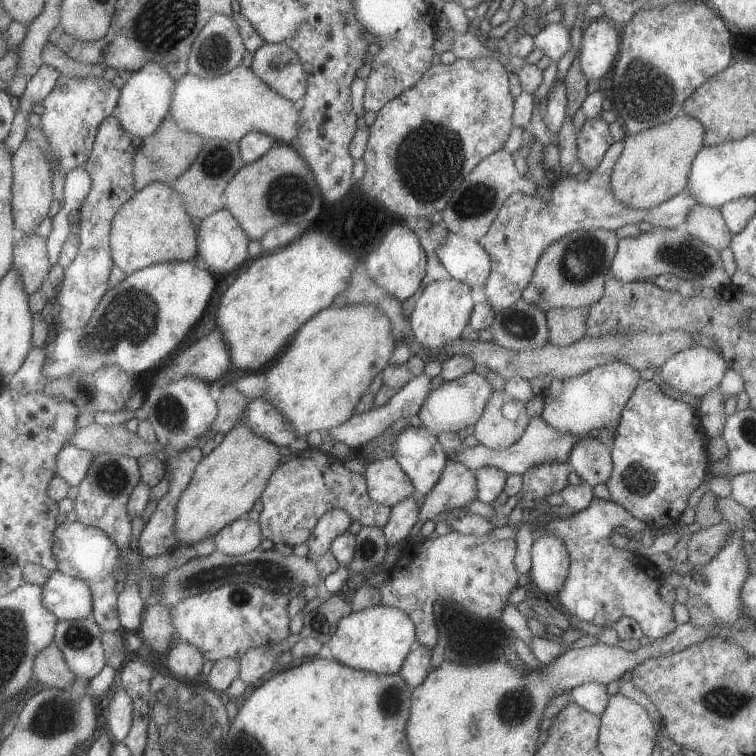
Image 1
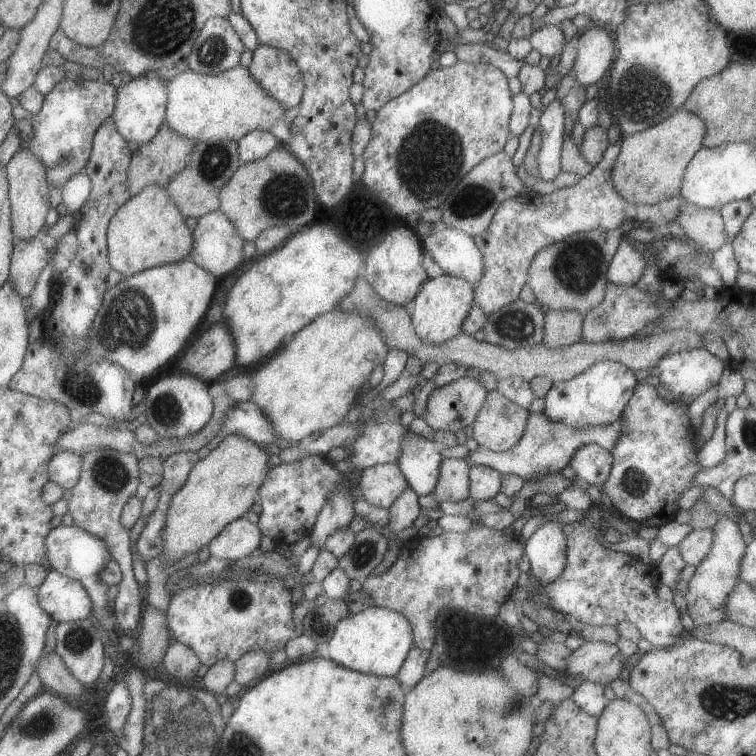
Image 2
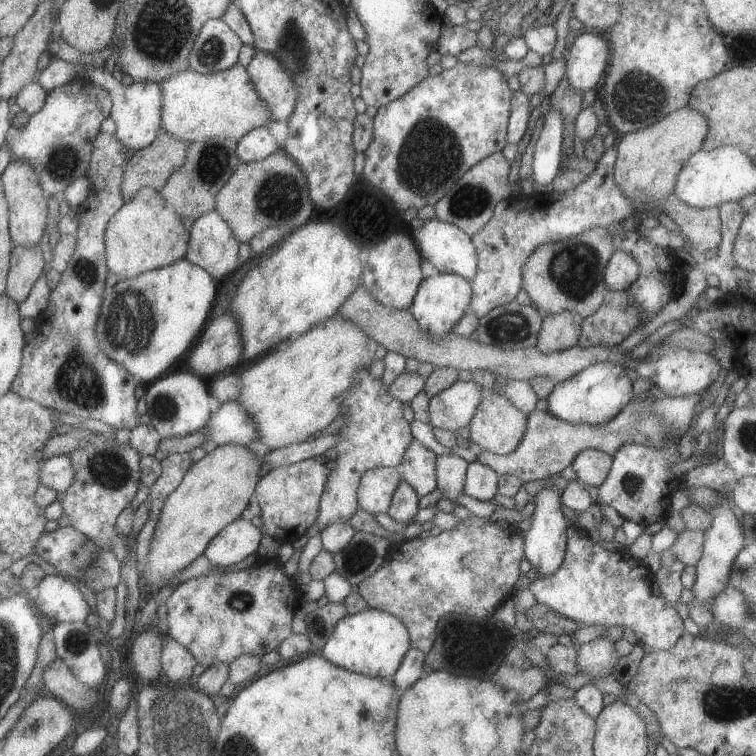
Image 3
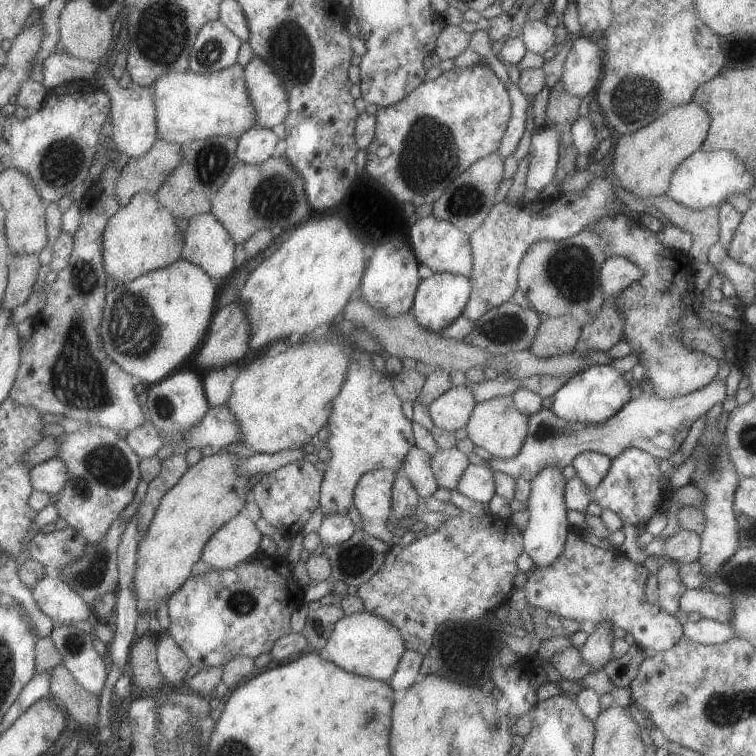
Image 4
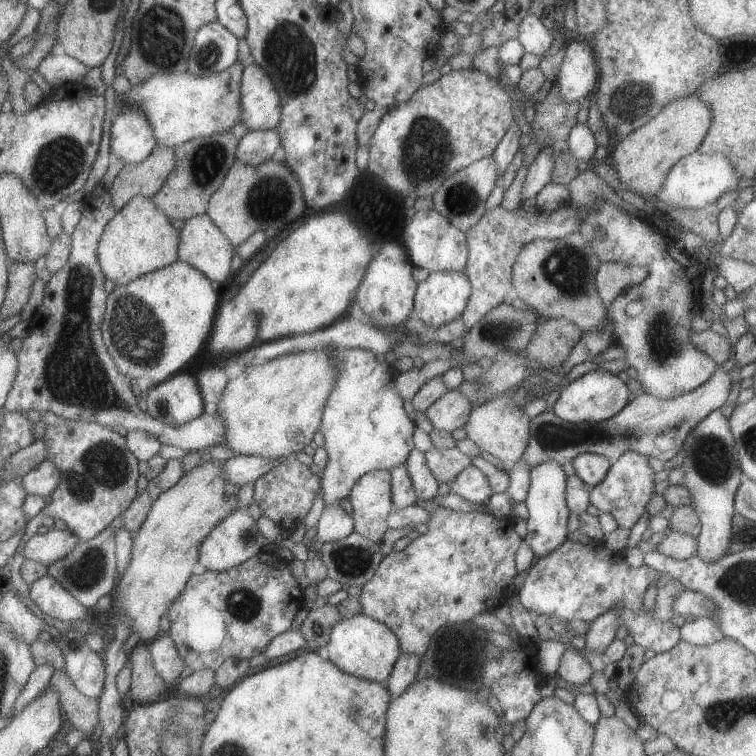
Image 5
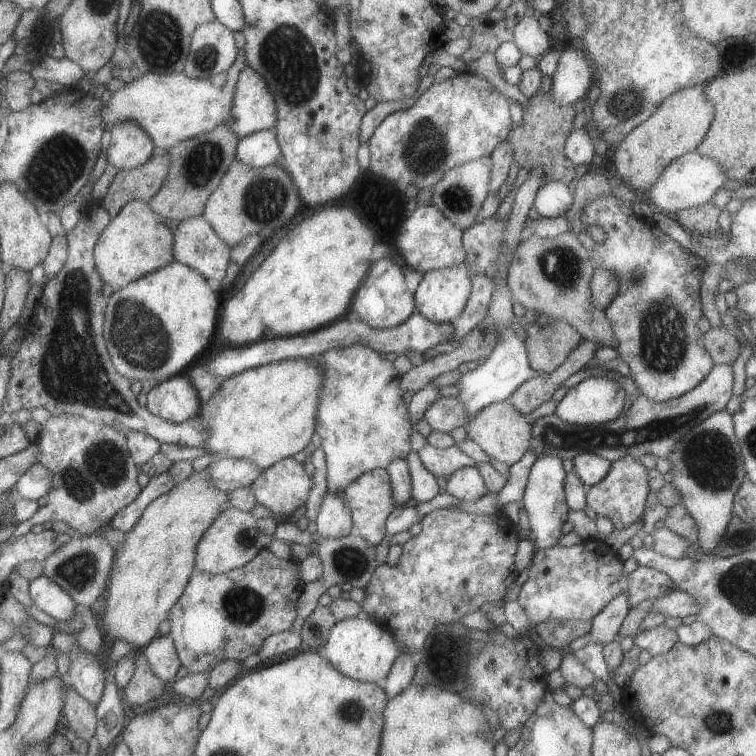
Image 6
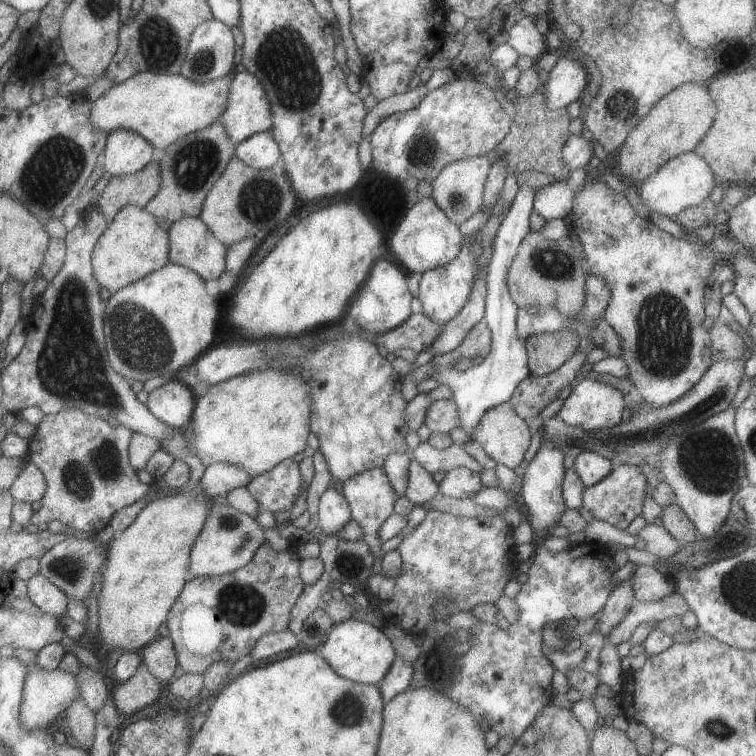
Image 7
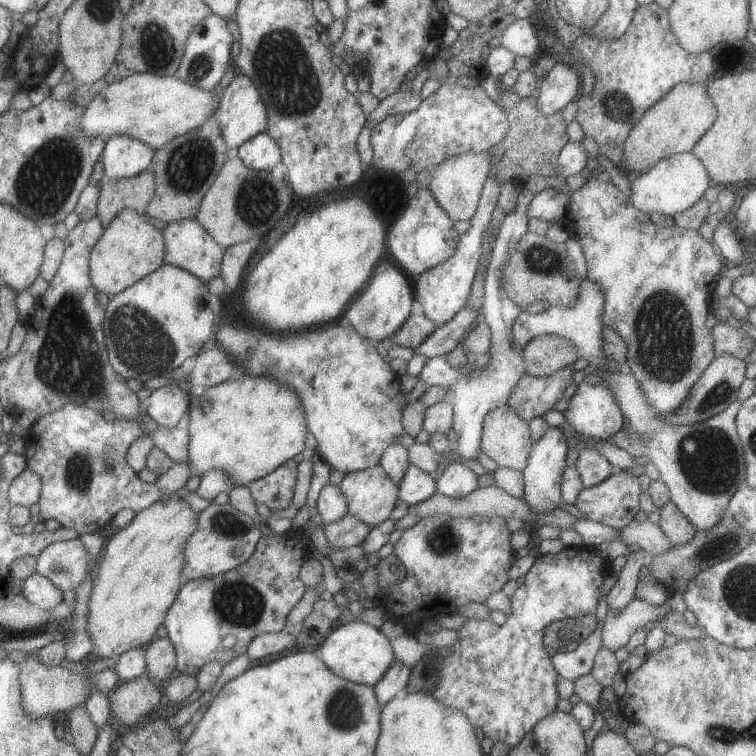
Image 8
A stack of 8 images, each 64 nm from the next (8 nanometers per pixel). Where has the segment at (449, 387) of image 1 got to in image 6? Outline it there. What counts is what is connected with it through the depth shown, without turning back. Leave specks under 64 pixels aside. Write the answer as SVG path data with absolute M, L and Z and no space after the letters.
M442 396L425 410L424 419L432 431L449 433L458 426L465 427L467 412L455 396Z

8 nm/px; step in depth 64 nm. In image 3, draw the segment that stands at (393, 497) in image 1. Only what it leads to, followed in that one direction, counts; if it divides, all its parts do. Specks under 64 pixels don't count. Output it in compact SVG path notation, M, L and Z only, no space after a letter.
M379 467L366 470L361 475L356 492L359 508L372 516L386 513L401 479L398 468Z

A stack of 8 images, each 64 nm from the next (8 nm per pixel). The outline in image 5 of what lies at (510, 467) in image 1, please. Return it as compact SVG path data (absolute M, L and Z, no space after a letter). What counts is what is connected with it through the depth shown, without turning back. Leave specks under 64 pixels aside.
M717 365L711 378L681 396L659 399L651 394L642 393L628 402L615 416L601 422L568 423L561 420L550 408L530 418L529 438L521 460L525 460L527 470L555 460L559 466L572 460L581 453L595 453L604 456L610 463L627 452L641 456L670 460L680 450L689 431L713 410L724 406L729 396L729 374Z

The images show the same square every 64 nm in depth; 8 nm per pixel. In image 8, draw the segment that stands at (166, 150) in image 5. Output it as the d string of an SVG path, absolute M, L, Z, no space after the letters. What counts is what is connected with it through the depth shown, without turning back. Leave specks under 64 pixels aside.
M145 168L141 174L131 178L107 180L101 186L96 201L96 216L101 220L103 228L123 209L135 210L139 216L144 214L155 192L155 174Z

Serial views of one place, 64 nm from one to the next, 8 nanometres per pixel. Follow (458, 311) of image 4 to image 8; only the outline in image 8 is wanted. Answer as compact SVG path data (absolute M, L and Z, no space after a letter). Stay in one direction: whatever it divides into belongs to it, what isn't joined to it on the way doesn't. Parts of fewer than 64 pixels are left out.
M488 176L482 186L480 199L475 209L475 214L469 219L469 228L459 235L459 242L455 247L455 252L442 262L418 274L416 281L413 282L414 300L417 300L423 308L424 315L436 326L443 325L453 318L459 309L463 309L469 297L469 290L479 266L479 256L481 256L481 240L485 234L485 228L489 224L491 212L495 208L499 187L501 184Z

